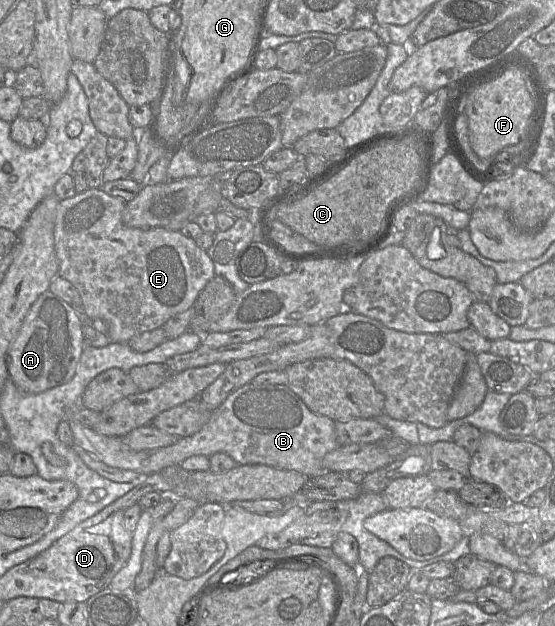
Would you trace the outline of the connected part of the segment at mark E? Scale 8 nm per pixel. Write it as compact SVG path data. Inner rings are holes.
M90 188L74 197L60 201L55 217L54 247L59 263L58 276L71 282L78 290L85 314L90 319L100 319L108 327L108 336L112 342L128 343L133 337L154 329L160 328L174 315L192 307L200 291L215 276L214 264L206 251L197 246L194 239L184 236L180 231L168 230L166 227L149 229L130 228L122 222L122 212L126 202L120 197L113 197L98 188Z

